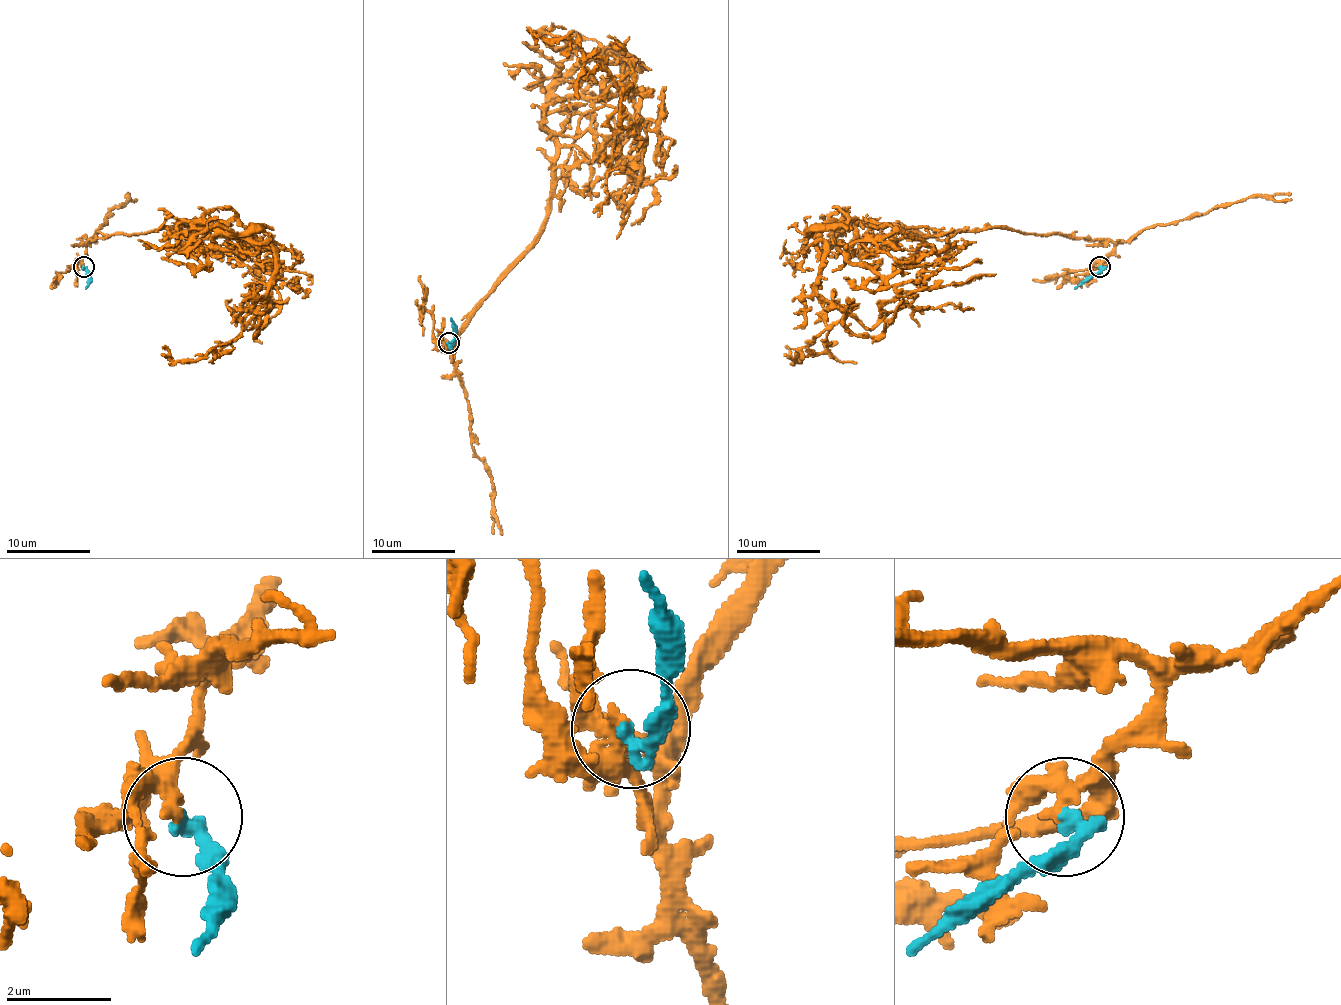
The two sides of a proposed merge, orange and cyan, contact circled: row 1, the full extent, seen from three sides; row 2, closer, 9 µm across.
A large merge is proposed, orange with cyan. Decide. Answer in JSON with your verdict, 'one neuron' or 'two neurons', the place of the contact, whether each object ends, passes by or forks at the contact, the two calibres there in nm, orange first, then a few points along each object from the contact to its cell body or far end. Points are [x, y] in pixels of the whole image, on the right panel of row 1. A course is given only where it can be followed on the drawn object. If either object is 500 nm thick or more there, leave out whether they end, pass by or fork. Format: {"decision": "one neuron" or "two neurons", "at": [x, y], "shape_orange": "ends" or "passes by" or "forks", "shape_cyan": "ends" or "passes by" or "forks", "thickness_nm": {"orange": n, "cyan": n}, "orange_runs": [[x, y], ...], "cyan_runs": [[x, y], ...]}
{"decision": "one neuron", "at": [1100, 266], "shape_orange": "passes by", "shape_cyan": "ends", "thickness_nm": {"orange": 200, "cyan": 280}, "orange_runs": [[1099, 266], [1109, 241], [990, 228], [830, 222], [816, 243], [818, 291], [858, 335], [914, 291], [996, 274]], "cyan_runs": [[1099, 266], [1095, 276], [1086, 276], [1074, 289]]}

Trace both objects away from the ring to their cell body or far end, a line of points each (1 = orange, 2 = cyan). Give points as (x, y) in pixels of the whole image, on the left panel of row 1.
1: (83, 266), (89, 241), (186, 234), (184, 224), (268, 241), (272, 291), (255, 335), (278, 291), (251, 274)
2: (83, 266), (89, 276), (85, 289)

